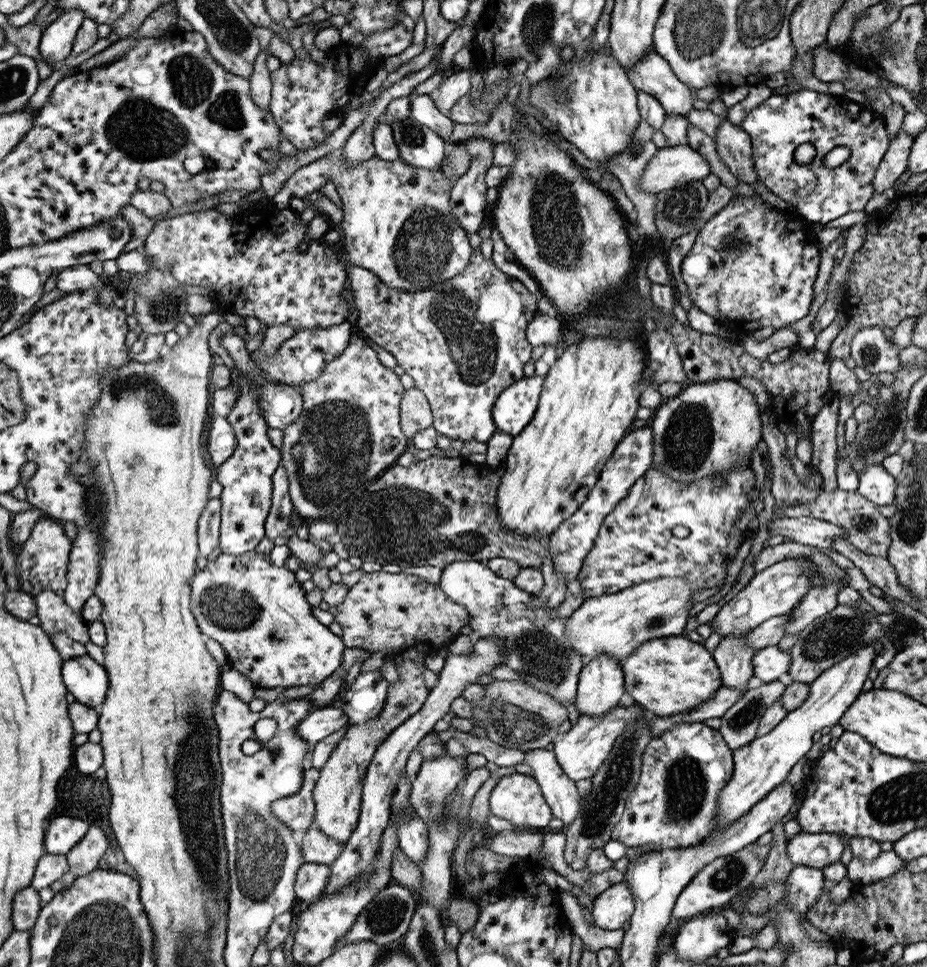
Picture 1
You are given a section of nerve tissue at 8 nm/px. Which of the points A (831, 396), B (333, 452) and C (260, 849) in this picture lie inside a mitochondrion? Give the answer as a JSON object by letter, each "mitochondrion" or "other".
{"A":"other","B":"mitochondrion","C":"mitochondrion"}

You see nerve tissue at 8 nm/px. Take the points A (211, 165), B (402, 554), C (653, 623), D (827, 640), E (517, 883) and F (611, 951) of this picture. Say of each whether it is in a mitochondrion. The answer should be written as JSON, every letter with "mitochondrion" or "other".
{"A":"other","B":"mitochondrion","C":"mitochondrion","D":"mitochondrion","E":"other","F":"other"}

